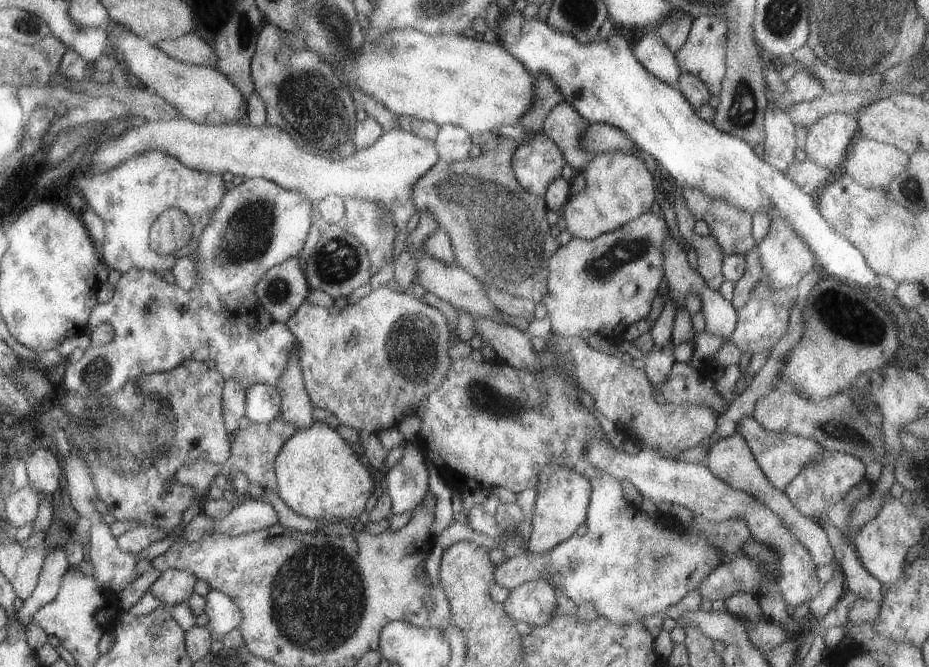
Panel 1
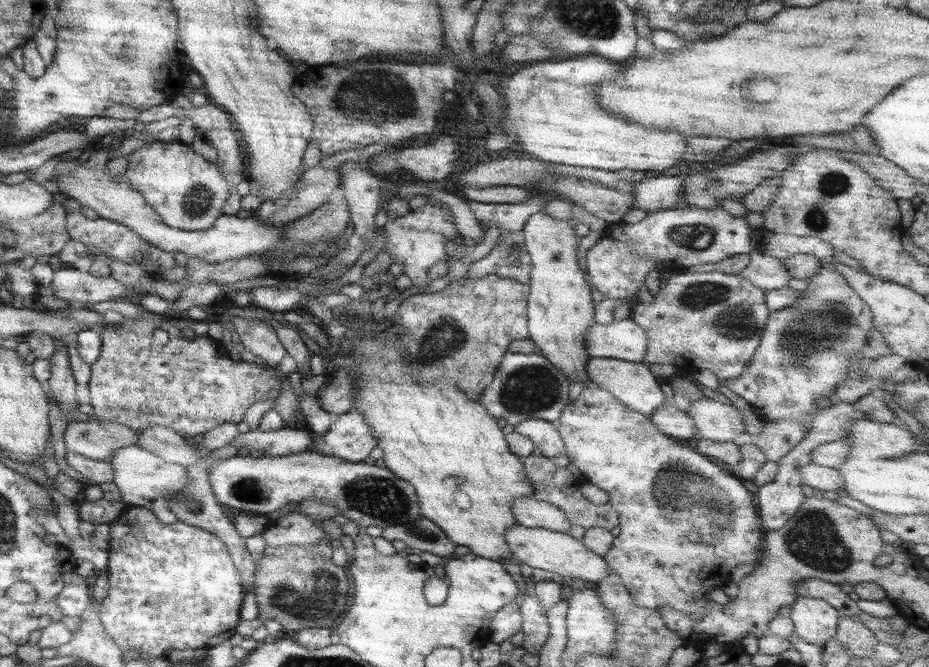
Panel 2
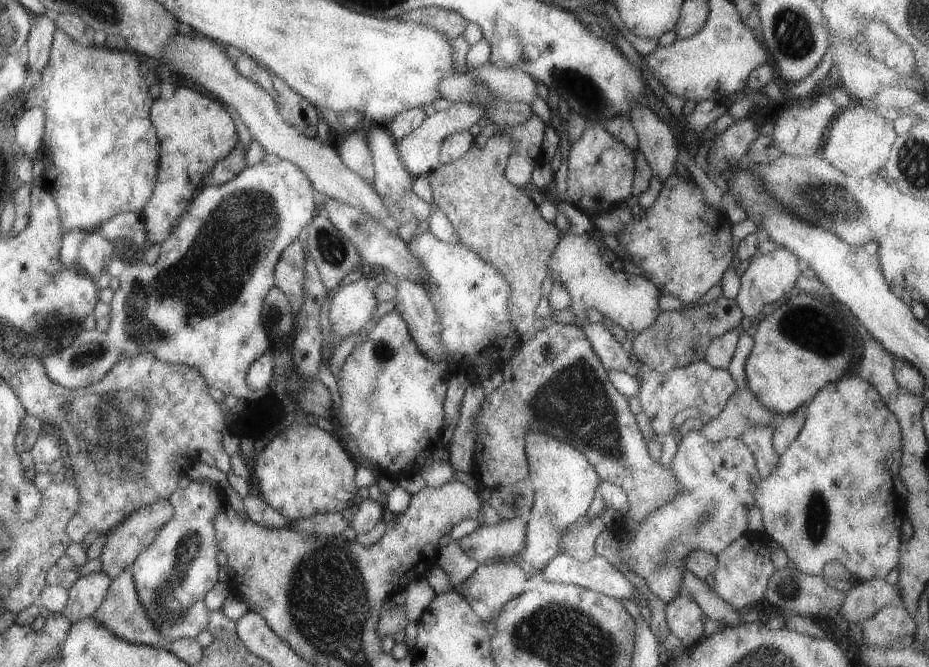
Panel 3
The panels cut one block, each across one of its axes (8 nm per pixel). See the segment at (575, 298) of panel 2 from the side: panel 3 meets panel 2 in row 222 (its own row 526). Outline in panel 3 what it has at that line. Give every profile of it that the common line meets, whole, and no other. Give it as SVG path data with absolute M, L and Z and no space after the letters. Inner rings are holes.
M527 433L524 436L524 455L528 464L526 479L529 480L534 495L518 557L521 560L520 567L529 577L538 574L546 566L546 562L559 552L562 533L585 514L600 481L582 452L555 437Z

